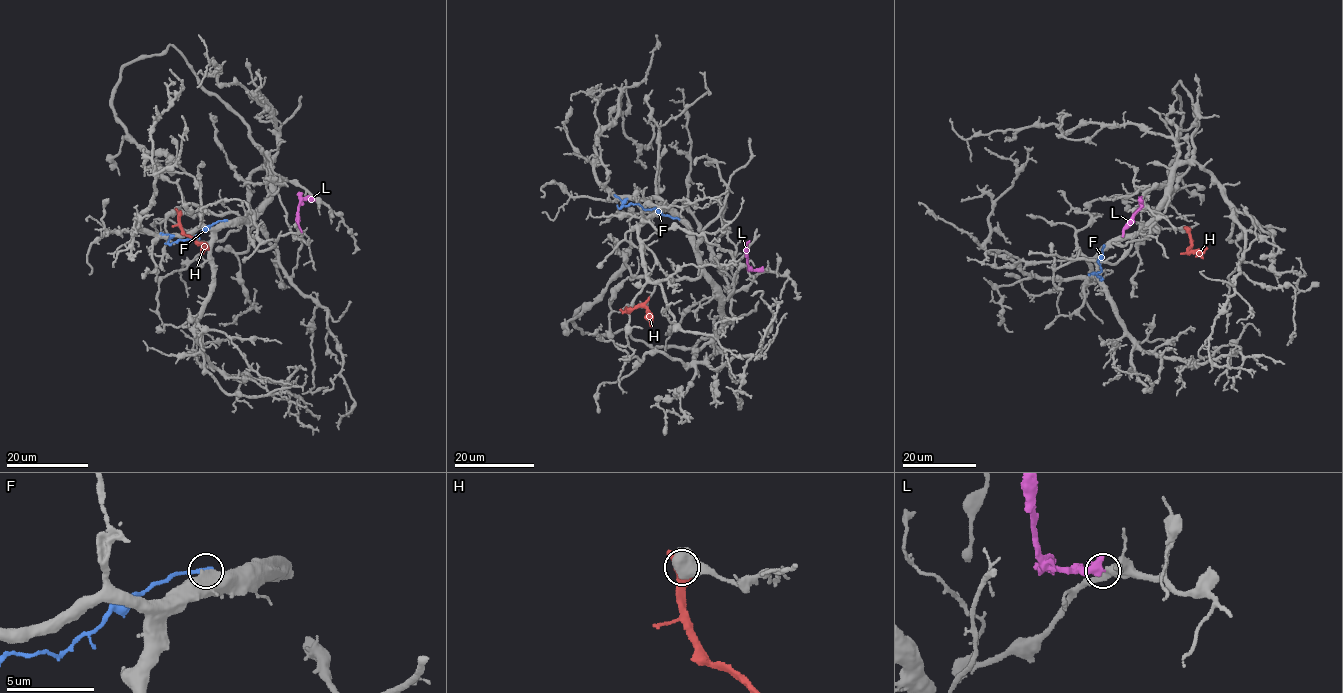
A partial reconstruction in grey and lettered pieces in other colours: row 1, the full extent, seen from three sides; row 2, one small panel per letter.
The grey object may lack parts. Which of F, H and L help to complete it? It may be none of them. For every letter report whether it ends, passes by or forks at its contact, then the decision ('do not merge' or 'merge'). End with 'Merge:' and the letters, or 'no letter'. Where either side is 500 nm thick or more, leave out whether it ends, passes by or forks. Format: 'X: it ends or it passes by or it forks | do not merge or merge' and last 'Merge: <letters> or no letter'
F: do not merge
H: do not merge
L: do not merge
Merge: no letter

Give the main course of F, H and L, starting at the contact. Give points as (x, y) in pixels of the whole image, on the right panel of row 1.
F: (1103, 245), (1099, 261), (1101, 269), (1097, 275), (1102, 279), (1095, 273), (1088, 274)
H: (1186, 229), (1190, 245), (1188, 251), (1198, 252), (1207, 247)
L: (1142, 200), (1122, 236)

